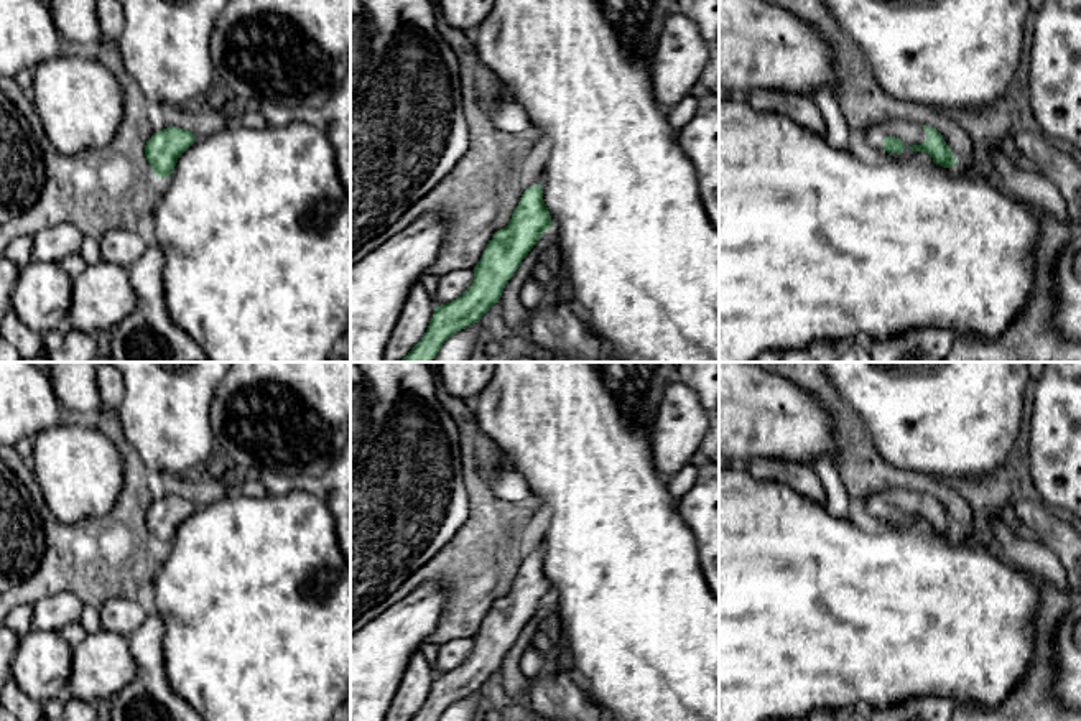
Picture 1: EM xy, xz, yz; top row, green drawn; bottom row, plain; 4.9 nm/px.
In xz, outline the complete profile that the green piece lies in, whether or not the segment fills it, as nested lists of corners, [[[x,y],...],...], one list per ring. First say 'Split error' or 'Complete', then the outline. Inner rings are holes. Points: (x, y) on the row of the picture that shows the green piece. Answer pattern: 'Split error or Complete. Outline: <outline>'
Complete. Outline: [[[535,184],[525,189],[508,226],[494,234],[480,262],[474,267],[472,285],[451,303],[436,306],[425,336],[400,362],[433,362],[452,334],[479,323],[499,303],[522,260],[540,235],[551,229],[551,224],[543,201],[543,186]]]

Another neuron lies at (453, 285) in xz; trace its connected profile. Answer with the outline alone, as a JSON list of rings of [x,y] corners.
[[[474,268],[456,270],[439,278],[434,295],[436,305],[446,305],[461,296],[474,281]]]

